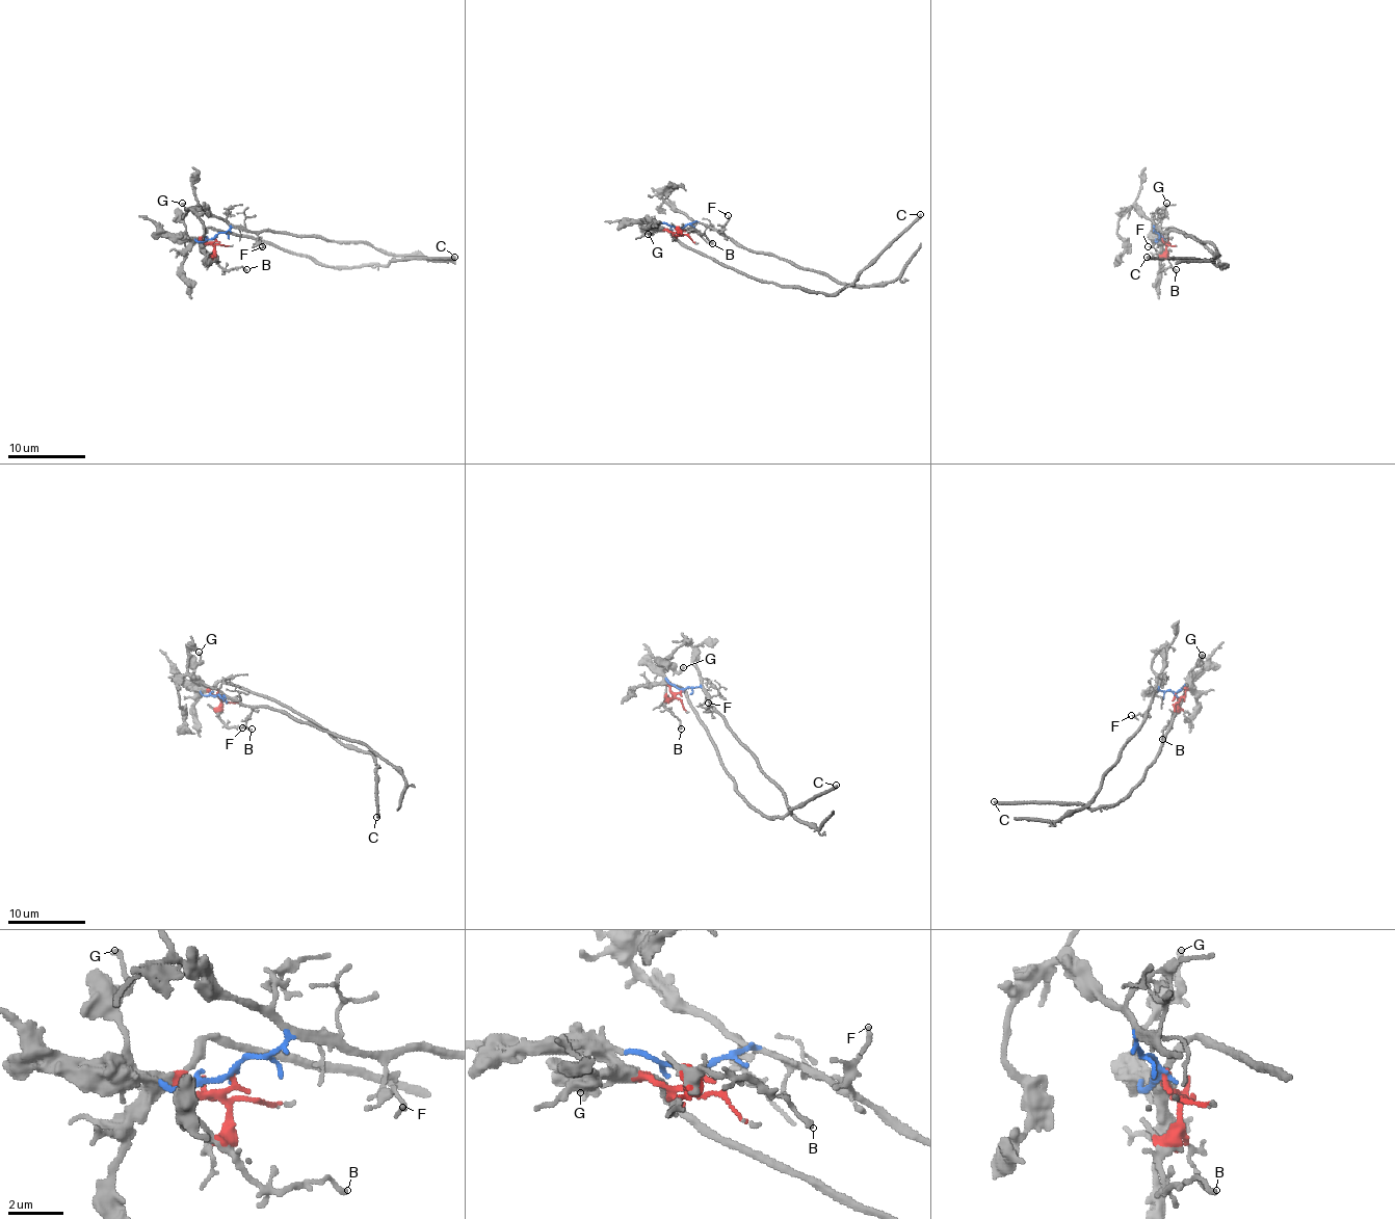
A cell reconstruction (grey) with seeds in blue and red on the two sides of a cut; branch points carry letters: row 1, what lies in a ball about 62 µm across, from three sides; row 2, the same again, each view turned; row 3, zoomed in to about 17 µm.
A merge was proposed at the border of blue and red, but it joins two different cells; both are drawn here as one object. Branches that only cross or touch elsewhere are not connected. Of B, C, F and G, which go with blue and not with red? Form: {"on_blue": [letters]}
{"on_blue": ["F"]}

